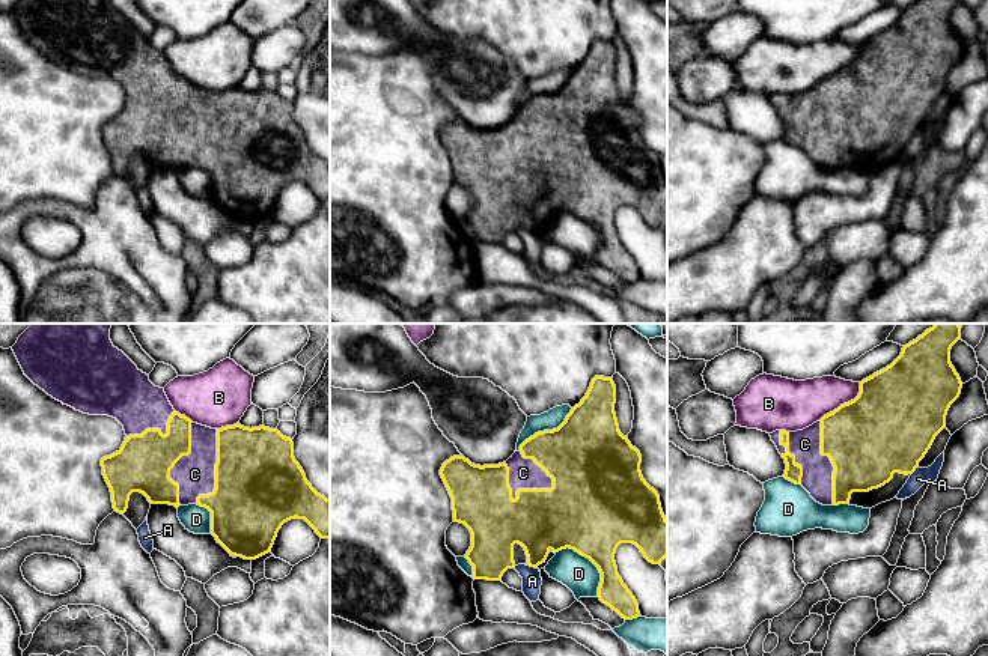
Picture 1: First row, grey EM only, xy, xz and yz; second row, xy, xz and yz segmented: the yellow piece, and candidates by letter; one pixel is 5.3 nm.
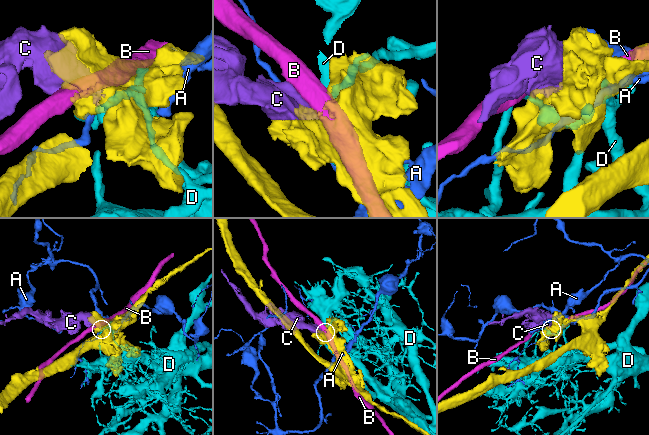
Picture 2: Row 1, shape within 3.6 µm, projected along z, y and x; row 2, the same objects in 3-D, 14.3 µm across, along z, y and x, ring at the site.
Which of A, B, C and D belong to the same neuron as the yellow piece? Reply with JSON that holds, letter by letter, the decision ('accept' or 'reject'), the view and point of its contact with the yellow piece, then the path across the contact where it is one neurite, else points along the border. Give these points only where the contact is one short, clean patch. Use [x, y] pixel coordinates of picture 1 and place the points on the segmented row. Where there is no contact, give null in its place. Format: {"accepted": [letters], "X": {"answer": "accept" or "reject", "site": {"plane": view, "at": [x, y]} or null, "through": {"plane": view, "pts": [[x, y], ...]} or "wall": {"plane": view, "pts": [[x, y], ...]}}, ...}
{"accepted": ["C"], "A": {"answer": "reject", "site": {"plane": "xz", "at": [532, 566]}}, "B": {"answer": "reject", "site": {"plane": "yz", "at": [844, 403]}}, "C": {"answer": "accept", "site": {"plane": "xz", "at": [539, 465]}}, "D": {"answer": "reject", "site": {"plane": "xz", "at": [591, 560]}}}

